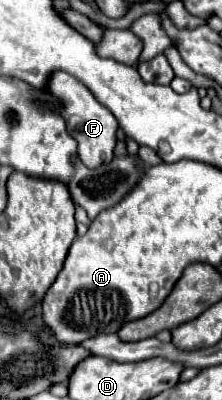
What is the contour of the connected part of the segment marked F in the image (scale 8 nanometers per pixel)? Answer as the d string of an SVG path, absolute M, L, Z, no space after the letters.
M57 72L49 80L49 94L55 94L63 102L63 118L67 122L67 132L77 142L77 158L87 168L99 168L101 164L109 164L113 160L113 150L117 146L117 118L109 112L109 108L101 106L99 100L85 90L85 84L81 84L77 78Z

